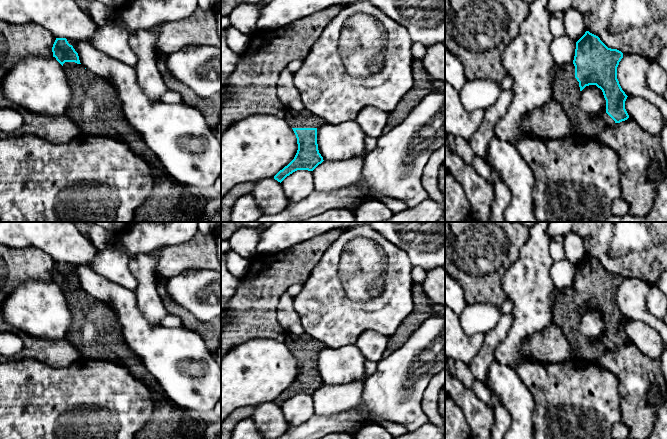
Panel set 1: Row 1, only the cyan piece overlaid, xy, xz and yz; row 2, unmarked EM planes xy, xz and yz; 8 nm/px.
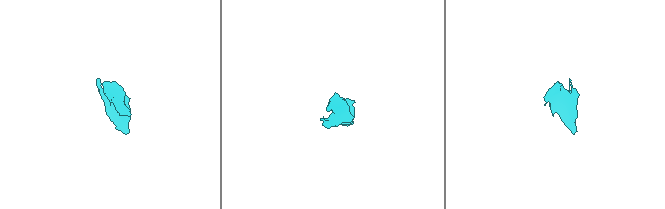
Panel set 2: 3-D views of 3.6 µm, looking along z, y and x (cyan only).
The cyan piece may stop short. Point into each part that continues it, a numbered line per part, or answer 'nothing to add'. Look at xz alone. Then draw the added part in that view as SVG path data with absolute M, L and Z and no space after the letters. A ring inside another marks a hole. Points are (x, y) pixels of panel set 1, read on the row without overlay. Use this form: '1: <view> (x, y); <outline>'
1: xz (304, 343); M304 334L300 336L287 336L285 344L291 352L317 352L326 345L311 336Z

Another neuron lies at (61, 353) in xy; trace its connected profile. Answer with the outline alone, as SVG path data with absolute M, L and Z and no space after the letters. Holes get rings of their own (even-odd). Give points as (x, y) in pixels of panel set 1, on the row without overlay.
M21 335L24 347L14 359L34 359L54 368L67 367L81 357L77 348L67 339L51 341Z

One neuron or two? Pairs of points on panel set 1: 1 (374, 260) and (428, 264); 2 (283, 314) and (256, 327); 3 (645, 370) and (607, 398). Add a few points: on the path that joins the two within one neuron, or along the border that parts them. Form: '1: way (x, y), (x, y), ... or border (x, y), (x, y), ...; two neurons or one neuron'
1: border (396, 245), (405, 252), (409, 261), (414, 266); two neurons
2: border (283, 294), (277, 306), (277, 322), (288, 334); two neurons
3: border (607, 369), (617, 380), (621, 413); two neurons

